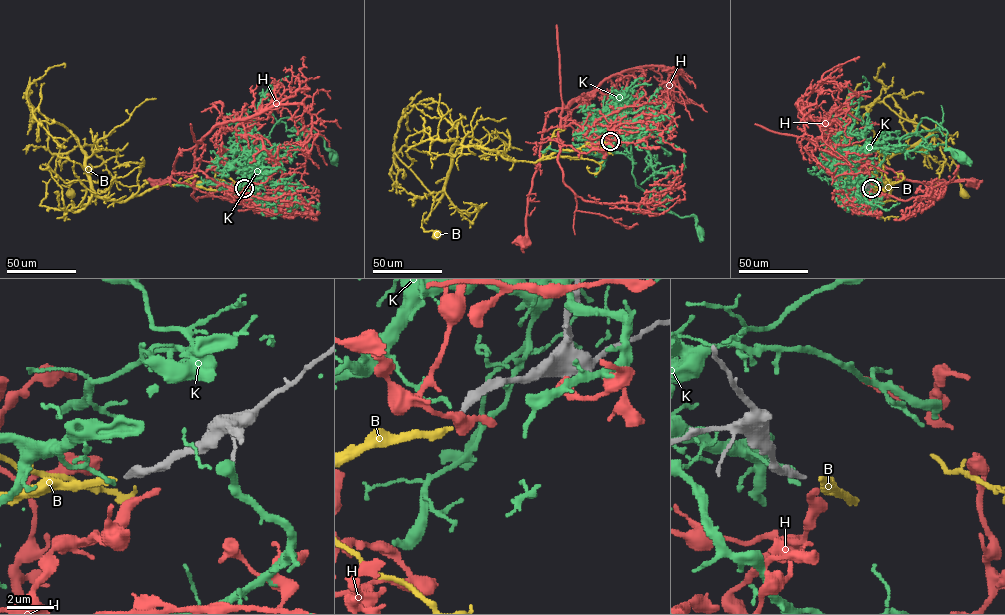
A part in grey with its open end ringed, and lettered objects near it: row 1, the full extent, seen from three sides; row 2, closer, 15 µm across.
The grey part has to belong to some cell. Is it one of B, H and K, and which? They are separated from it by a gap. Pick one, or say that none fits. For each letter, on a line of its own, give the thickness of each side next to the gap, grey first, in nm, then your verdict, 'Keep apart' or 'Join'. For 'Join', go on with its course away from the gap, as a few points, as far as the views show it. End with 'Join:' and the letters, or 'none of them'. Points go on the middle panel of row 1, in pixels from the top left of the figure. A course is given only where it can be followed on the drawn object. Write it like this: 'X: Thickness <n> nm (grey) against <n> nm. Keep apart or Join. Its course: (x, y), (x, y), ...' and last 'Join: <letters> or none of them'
B: Thickness 280 nm (grey) against 280 nm. Join. Its course: (609, 141), (559, 150), (535, 162), (456, 144), (443, 193), (422, 223), (424, 231), (437, 233)
H: Thickness 280 nm (grey) against 550 nm. Keep apart
K: Thickness 280 nm (grey) against 180 nm. Keep apart
Join: B

